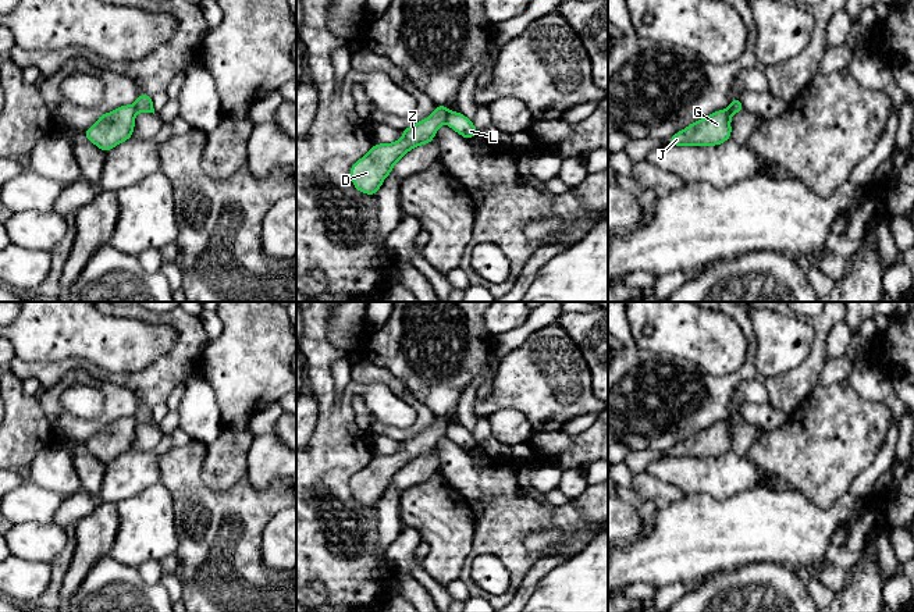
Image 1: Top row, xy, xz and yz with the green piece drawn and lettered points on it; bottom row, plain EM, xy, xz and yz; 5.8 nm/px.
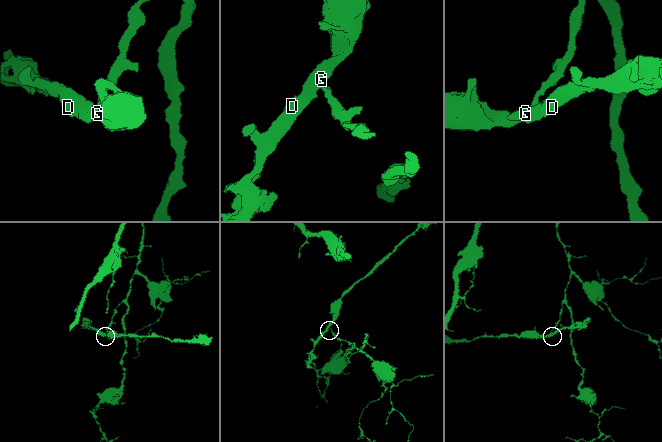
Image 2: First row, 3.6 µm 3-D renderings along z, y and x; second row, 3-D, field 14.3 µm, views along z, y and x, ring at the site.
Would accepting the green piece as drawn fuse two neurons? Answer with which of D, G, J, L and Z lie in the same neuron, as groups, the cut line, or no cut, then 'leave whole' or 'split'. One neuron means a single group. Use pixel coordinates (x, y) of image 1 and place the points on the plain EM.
D G J Z / L; cut in xz along (450, 423), (444, 433); split

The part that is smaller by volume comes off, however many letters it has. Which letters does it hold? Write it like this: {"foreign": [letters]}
{"foreign": ["D", "G", "J", "Z"]}

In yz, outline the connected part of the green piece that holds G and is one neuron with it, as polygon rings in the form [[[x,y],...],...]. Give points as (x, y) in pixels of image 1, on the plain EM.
[[[730,417],[725,421],[716,421],[676,444],[666,453],[671,458],[696,459],[722,456],[732,449],[730,431],[733,426],[735,423]]]

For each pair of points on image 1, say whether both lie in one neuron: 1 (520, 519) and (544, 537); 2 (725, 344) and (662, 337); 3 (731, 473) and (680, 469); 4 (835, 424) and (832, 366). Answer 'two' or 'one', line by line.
1: two
2: one
3: one
4: two

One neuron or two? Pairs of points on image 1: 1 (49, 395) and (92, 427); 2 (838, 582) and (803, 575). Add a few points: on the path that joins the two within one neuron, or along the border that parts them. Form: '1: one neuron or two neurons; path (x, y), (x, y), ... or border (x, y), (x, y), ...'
1: one neuron; path (52, 408), (71, 427), (79, 427)
2: one neuron; path (829, 576), (811, 575)

